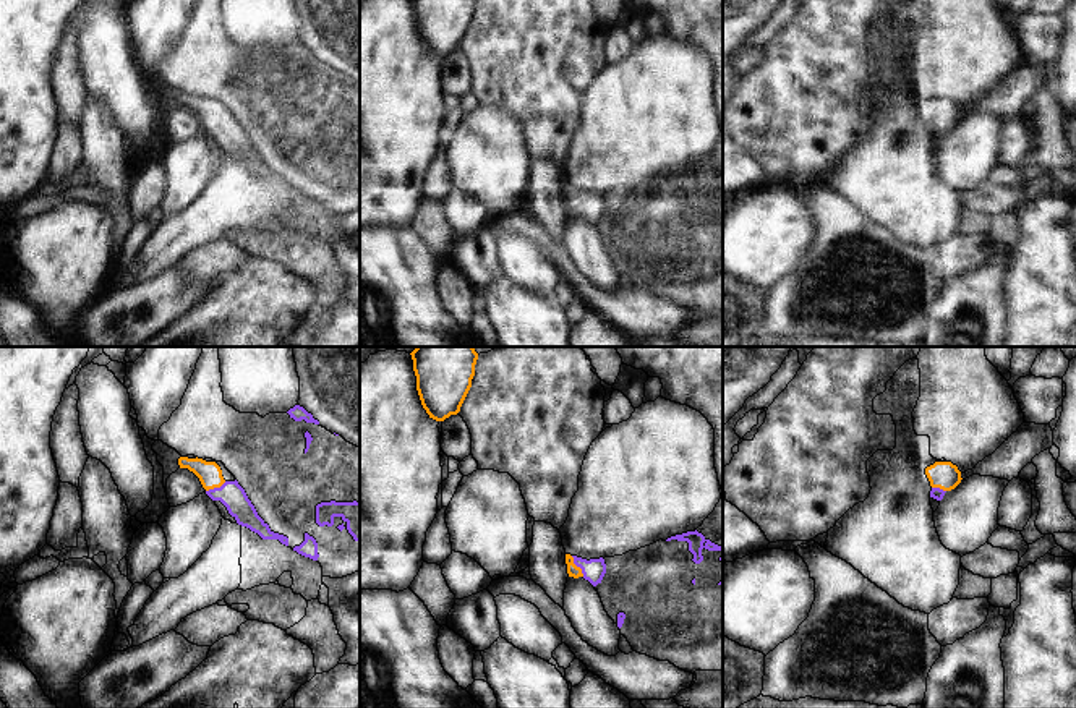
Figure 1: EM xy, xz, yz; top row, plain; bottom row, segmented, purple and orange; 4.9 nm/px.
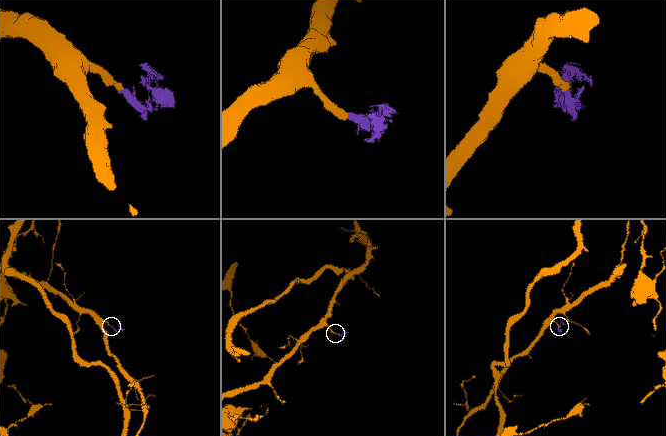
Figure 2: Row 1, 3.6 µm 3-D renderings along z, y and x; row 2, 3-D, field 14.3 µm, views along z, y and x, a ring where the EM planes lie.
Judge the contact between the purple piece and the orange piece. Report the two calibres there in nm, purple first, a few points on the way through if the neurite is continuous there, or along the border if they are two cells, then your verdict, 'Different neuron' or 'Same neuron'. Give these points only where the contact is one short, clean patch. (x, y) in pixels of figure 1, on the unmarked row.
Thickness 120 nm (purple) against 60 nm. Path across: xz (593, 208), (577, 203), (572, 206). Same neuron

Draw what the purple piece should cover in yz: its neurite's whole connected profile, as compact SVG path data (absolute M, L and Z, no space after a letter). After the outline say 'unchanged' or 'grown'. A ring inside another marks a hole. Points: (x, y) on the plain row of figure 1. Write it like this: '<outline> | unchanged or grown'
M935 99L925 105L930 118L930 134L942 138L946 128L954 126L961 120L961 109L951 99Z | grown

